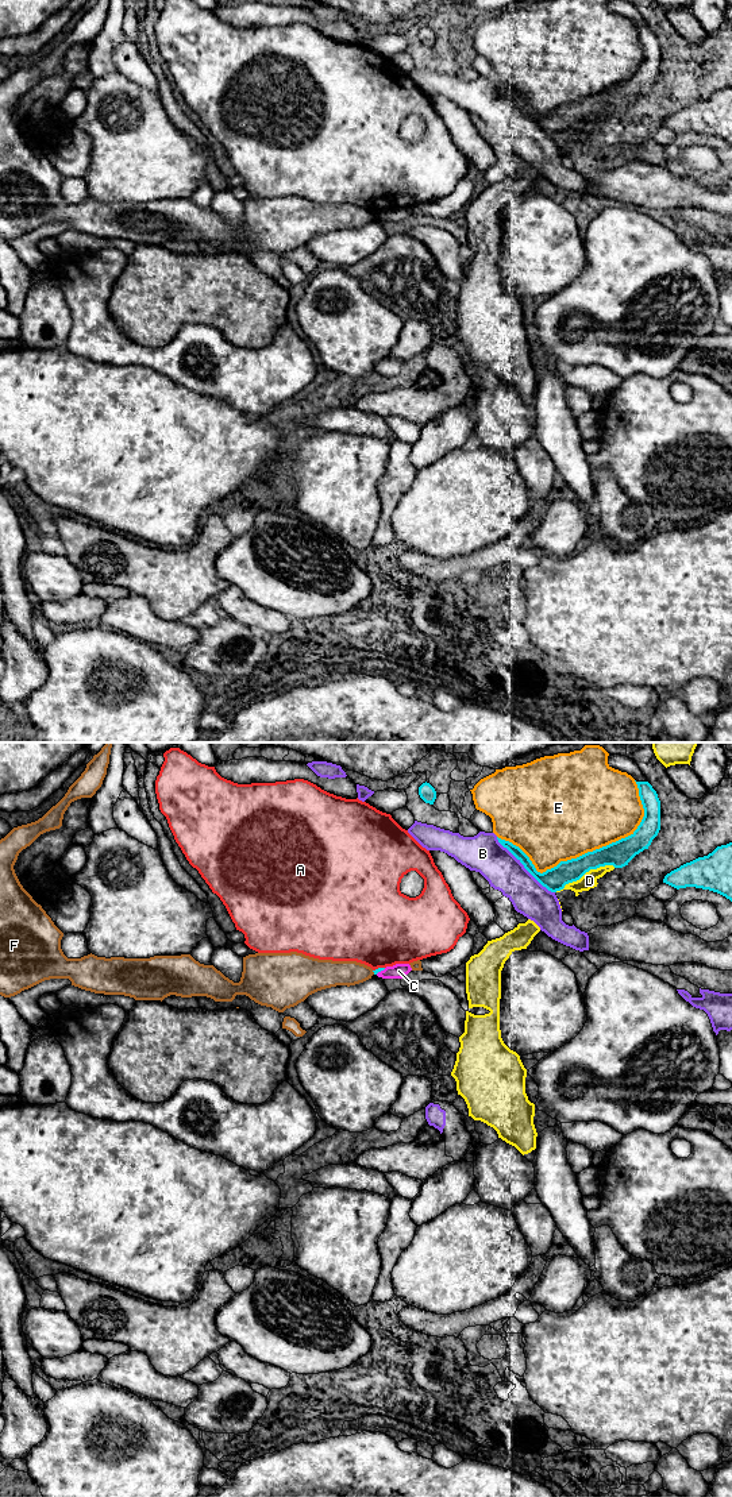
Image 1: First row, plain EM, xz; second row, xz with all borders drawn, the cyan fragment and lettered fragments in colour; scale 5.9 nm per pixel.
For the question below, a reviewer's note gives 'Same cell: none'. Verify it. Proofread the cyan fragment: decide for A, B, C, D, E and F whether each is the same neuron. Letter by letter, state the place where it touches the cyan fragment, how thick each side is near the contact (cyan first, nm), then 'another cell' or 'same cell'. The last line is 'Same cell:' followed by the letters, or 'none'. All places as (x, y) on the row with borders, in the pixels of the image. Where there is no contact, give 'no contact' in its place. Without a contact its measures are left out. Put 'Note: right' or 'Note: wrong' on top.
Note: right
A: meets cyan in xz at (378, 968); 20 nm thick on the cyan side, 480 nm on the other; another cell
B: meets cyan in xz at (524, 867); 140 nm thick on the cyan side, 220 nm on the other; another cell
C: meets cyan in xz at (380, 971); 20 nm thick on the cyan side, 90 nm on the other; another cell
D: meets cyan in xz at (585, 872); 150 nm thick on the cyan side, 100 nm on the other; another cell
E: meets cyan in xz at (574, 859); 140 nm thick on the cyan side, 480 nm on the other; another cell
F: meets cyan in xz at (373, 971); 20 nm thick on the cyan side, 160 nm on the other; another cell
Same cell: none

